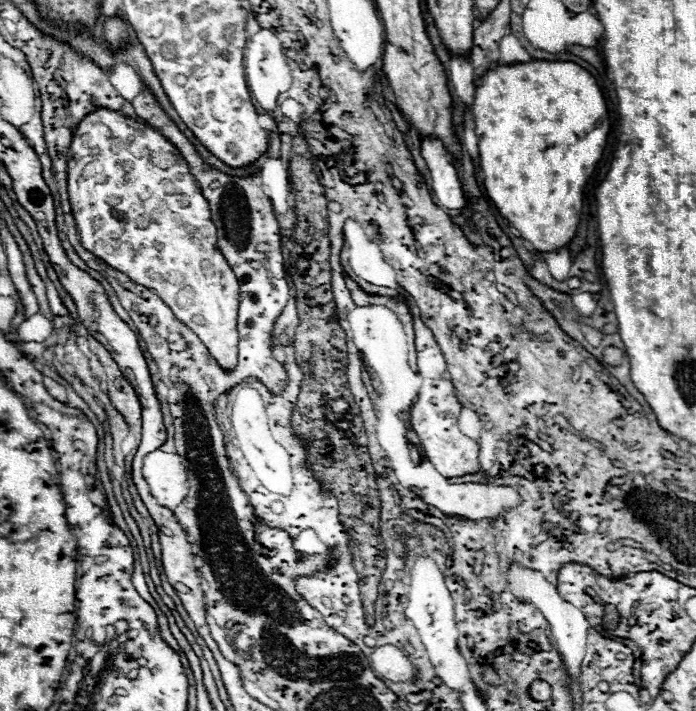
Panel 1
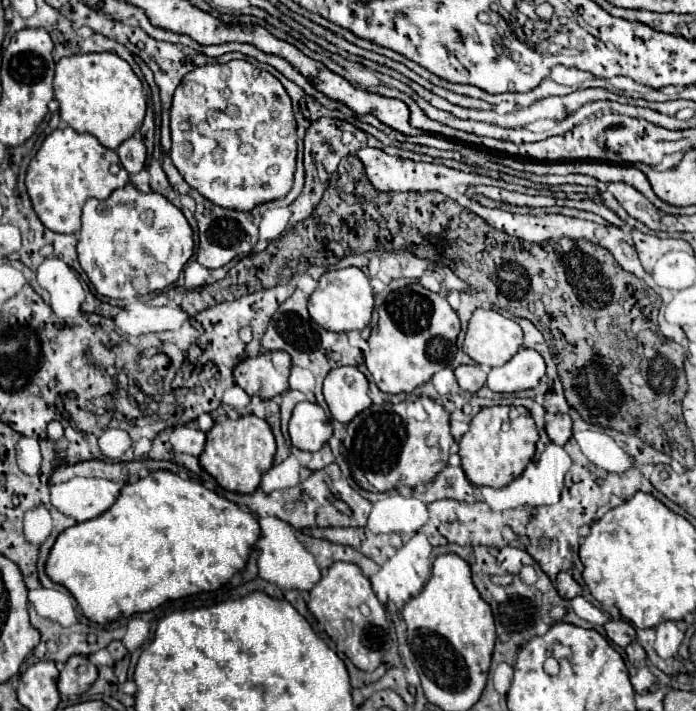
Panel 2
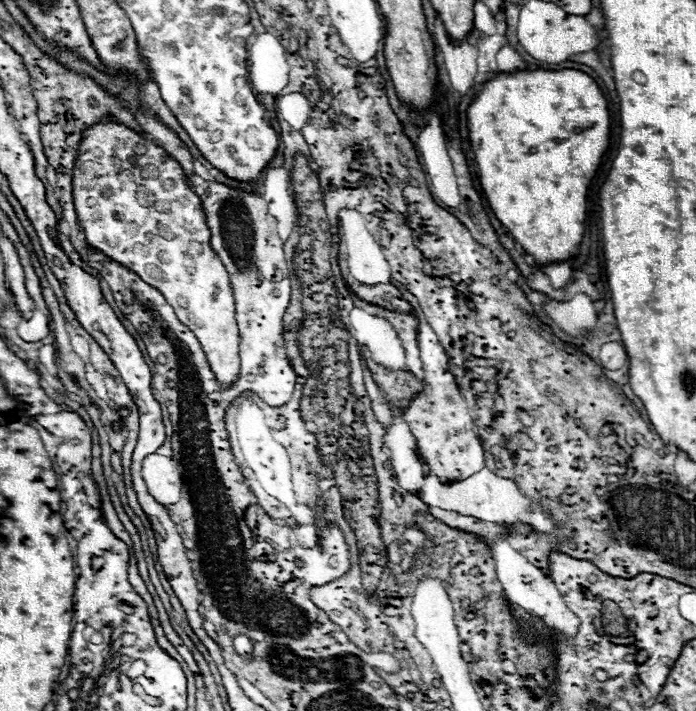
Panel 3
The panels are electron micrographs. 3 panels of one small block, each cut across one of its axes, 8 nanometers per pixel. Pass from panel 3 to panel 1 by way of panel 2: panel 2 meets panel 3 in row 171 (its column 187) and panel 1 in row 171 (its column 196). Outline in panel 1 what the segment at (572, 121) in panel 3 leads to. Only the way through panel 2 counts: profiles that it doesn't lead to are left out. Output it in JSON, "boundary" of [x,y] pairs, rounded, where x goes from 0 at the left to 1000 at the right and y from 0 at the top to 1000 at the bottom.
{"boundary":[[[761,84],[761,87],[744,87],[744,90],[716,90],[713,96],[695,101],[690,107],[684,132],[681,132],[681,146],[678,146],[678,160],[681,160],[681,174],[684,174],[684,191],[687,191],[687,211],[690,211],[690,233],[695,242],[695,262],[718,301],[739,318],[744,321],[747,332],[759,338],[773,354],[793,354],[807,346],[816,346],[819,338],[828,329],[833,301],[836,301],[836,276],[839,276],[839,262],[845,250],[851,248],[859,225],[865,222],[865,211],[871,205],[871,194],[876,186],[876,169],[874,169],[874,152],[871,141],[862,129],[862,121],[856,110],[830,93],[828,87],[819,84]]]}

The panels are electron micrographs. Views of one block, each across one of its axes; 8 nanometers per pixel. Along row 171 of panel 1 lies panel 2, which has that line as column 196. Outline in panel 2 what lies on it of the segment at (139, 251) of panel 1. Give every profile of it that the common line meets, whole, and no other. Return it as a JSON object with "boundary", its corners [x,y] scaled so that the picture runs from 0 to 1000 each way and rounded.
{"boundary":[[[353,84],[284,93],[270,101],[253,124],[244,172],[244,222],[264,253],[302,284],[356,298],[376,284],[408,278],[417,270],[425,233],[425,169],[411,124],[388,101]]]}

